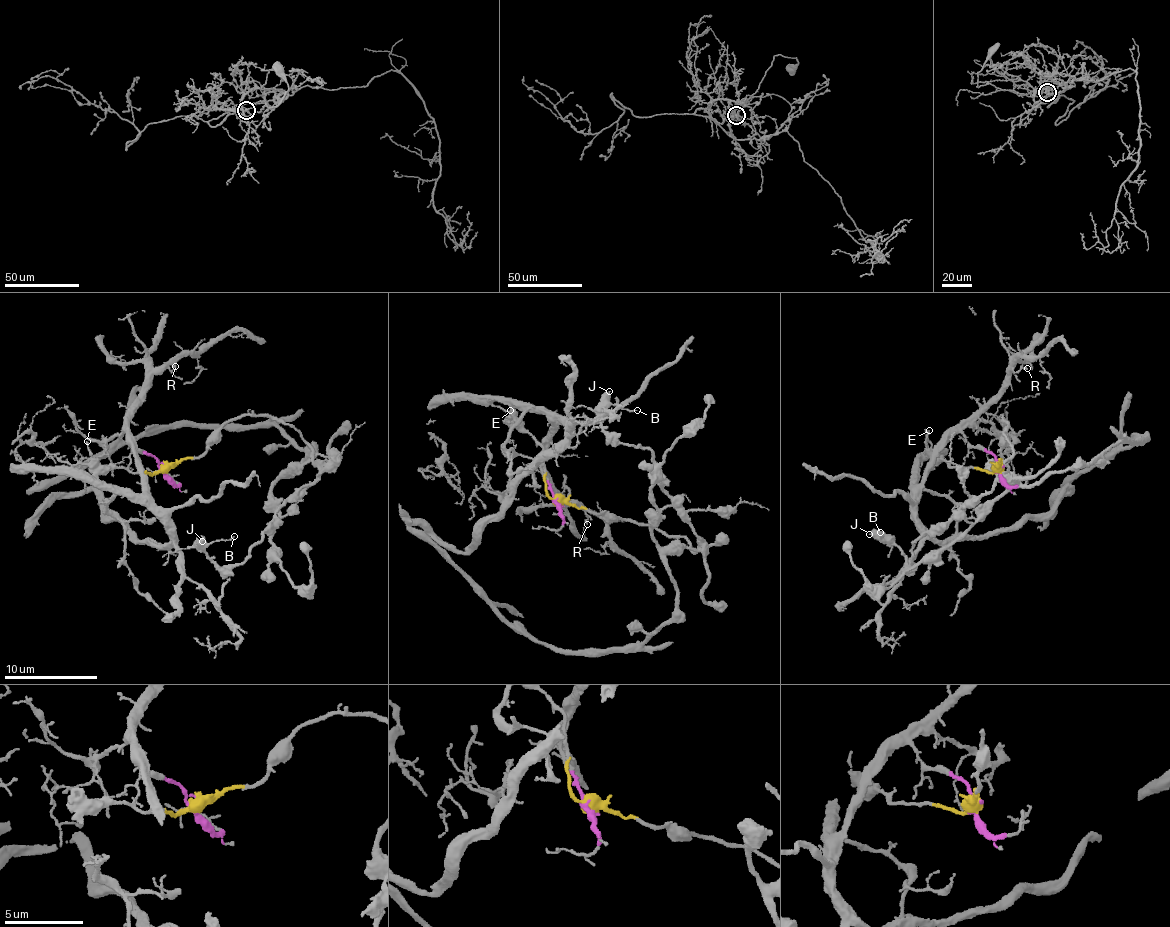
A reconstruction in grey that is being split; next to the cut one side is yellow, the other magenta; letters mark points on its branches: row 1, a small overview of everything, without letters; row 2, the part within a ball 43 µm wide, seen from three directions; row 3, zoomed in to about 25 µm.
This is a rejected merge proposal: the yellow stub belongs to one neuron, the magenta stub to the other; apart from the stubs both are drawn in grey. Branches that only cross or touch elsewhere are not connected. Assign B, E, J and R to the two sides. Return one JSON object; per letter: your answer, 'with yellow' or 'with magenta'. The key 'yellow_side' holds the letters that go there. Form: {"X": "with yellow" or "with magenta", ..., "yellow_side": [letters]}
{"B": "with yellow", "E": "with yellow", "J": "with yellow", "R": "with magenta", "yellow_side": ["B", "E", "J"]}

